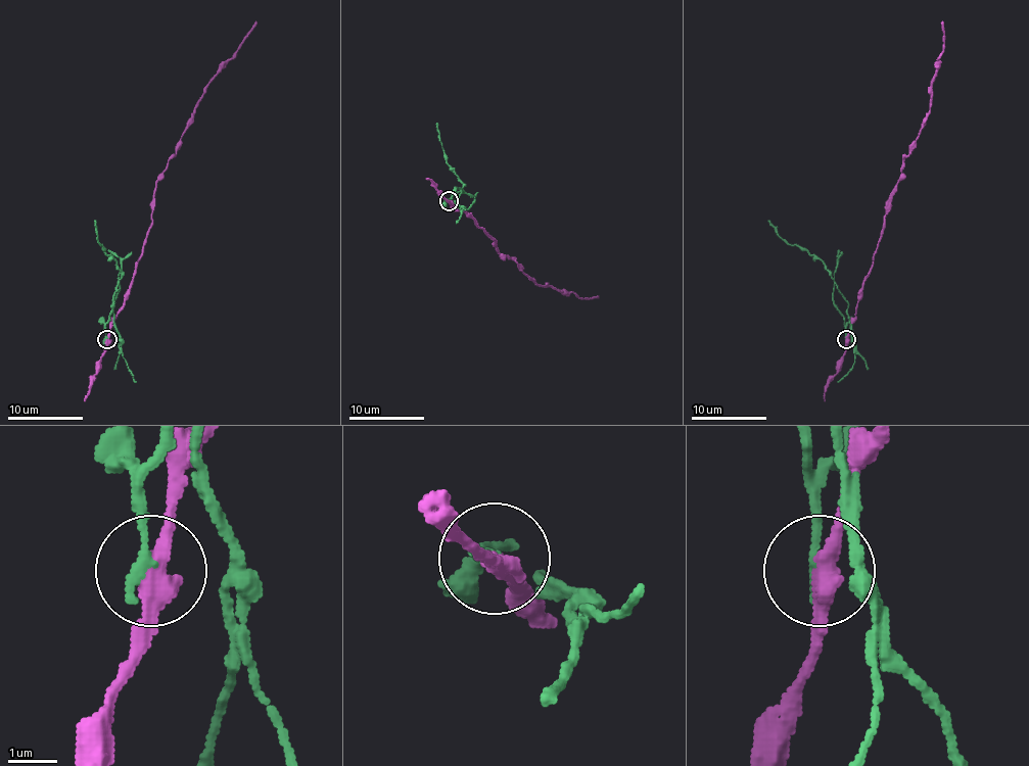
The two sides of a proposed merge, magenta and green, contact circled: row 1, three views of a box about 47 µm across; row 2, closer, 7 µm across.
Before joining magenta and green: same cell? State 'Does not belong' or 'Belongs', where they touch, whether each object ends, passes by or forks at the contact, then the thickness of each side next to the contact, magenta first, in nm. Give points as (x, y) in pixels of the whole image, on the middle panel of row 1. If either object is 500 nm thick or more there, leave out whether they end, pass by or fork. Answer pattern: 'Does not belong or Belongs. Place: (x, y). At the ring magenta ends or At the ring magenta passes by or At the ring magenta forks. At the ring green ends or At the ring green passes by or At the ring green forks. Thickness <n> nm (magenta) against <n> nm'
Does not belong. Place: (449, 200). At the ring magenta passes by. At the ring green ends. Thickness 400 nm (magenta) against 220 nm

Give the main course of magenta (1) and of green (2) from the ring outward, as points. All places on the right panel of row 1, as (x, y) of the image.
1: (845, 338), (885, 222), (887, 199), (930, 103), (930, 81), (943, 49), (941, 20)
2: (845, 338), (845, 324), (833, 299), (836, 288), (847, 302), (855, 353), (851, 369), (838, 382)

